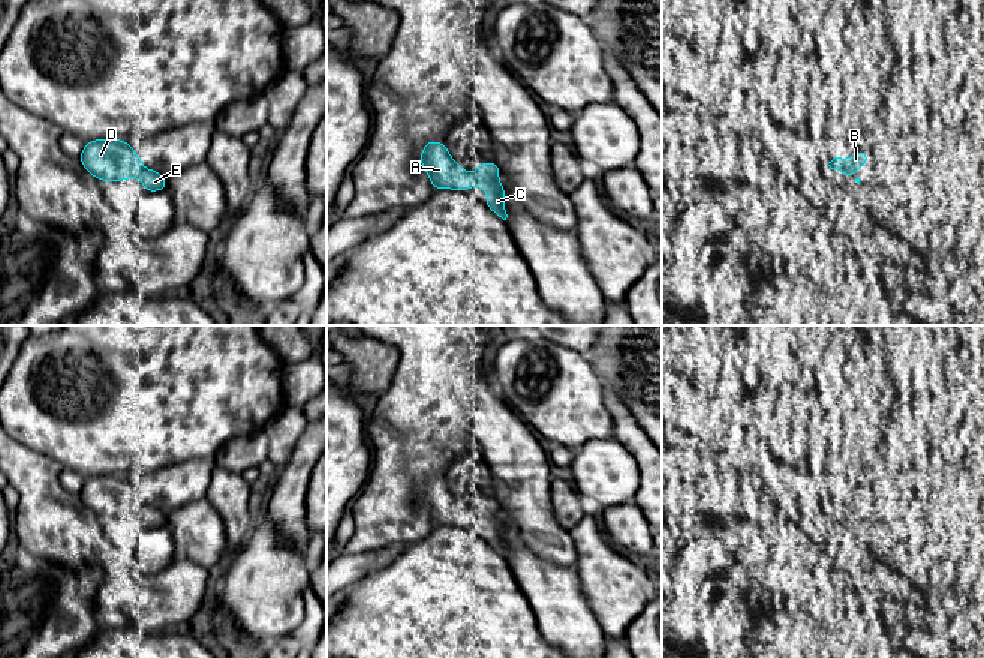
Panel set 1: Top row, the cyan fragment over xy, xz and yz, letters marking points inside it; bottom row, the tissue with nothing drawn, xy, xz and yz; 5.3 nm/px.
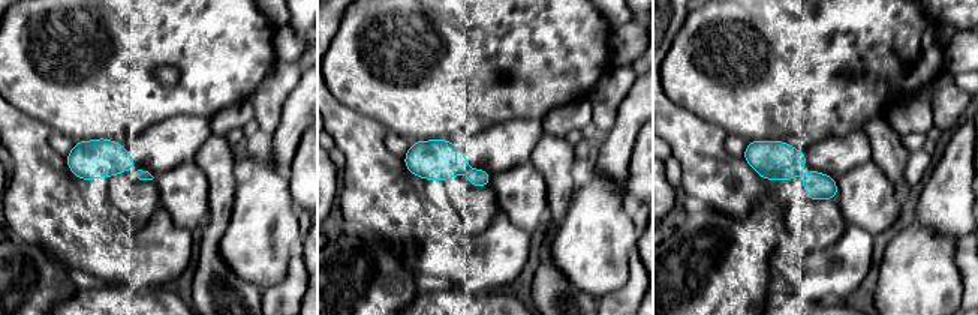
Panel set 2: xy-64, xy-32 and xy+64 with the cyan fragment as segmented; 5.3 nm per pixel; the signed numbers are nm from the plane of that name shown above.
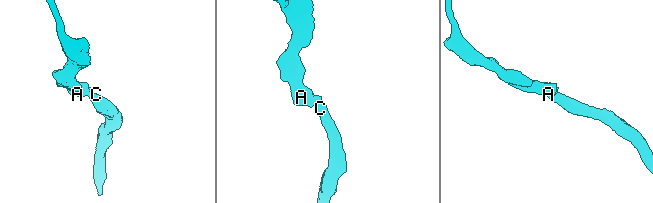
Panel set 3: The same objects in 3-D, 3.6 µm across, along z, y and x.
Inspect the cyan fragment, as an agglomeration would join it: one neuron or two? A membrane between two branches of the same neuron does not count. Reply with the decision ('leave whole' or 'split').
leave whole

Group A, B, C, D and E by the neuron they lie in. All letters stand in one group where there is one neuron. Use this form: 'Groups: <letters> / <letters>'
Groups: A B C D E

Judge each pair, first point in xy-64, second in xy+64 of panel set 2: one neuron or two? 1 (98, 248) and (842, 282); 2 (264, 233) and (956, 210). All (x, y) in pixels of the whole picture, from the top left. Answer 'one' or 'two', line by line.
1: one
2: two

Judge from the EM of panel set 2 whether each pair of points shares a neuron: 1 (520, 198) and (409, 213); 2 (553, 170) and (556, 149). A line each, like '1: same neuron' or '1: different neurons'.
1: different neurons
2: same neuron

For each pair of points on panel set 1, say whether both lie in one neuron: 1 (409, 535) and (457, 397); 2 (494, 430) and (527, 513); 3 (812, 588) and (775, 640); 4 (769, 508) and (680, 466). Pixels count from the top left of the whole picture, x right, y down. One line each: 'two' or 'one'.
1: one
2: one
3: two
4: one

